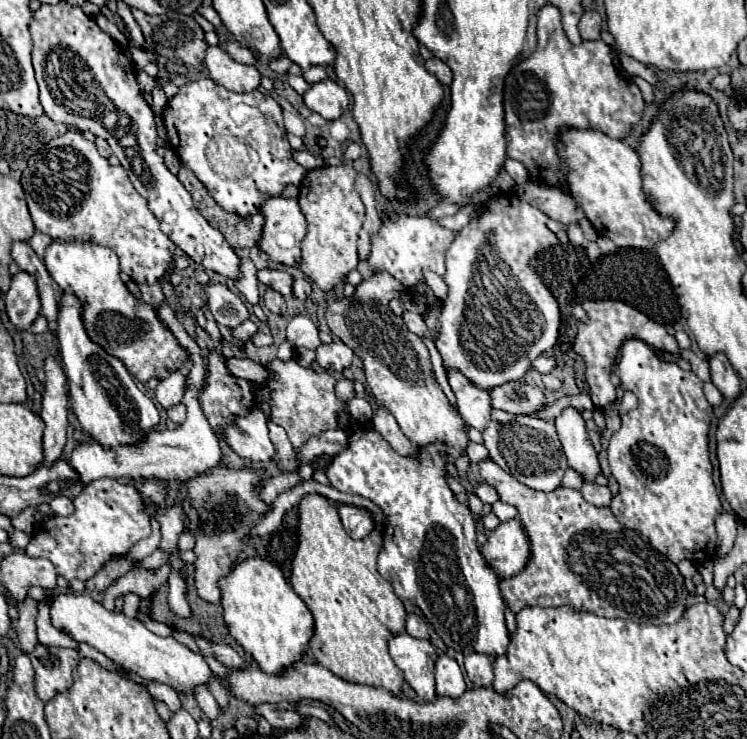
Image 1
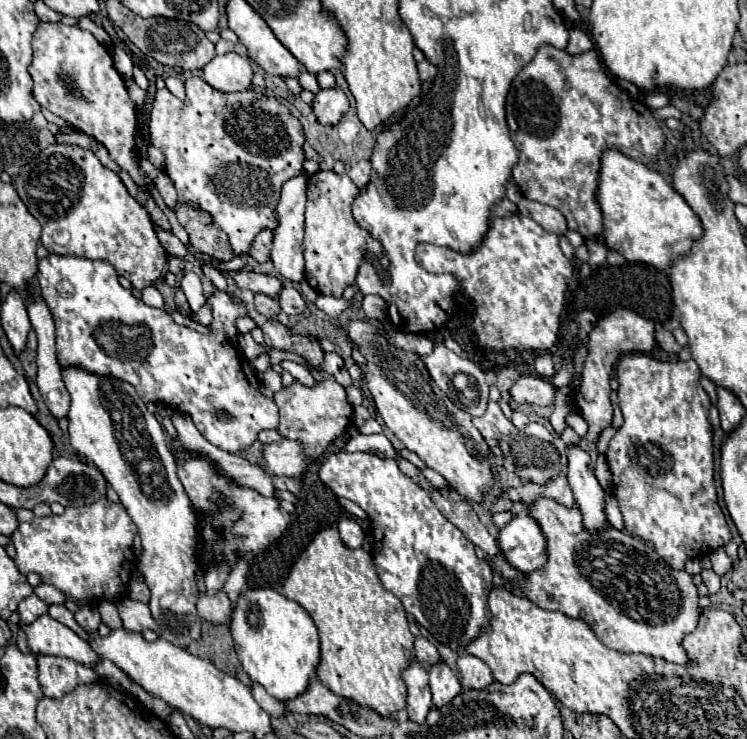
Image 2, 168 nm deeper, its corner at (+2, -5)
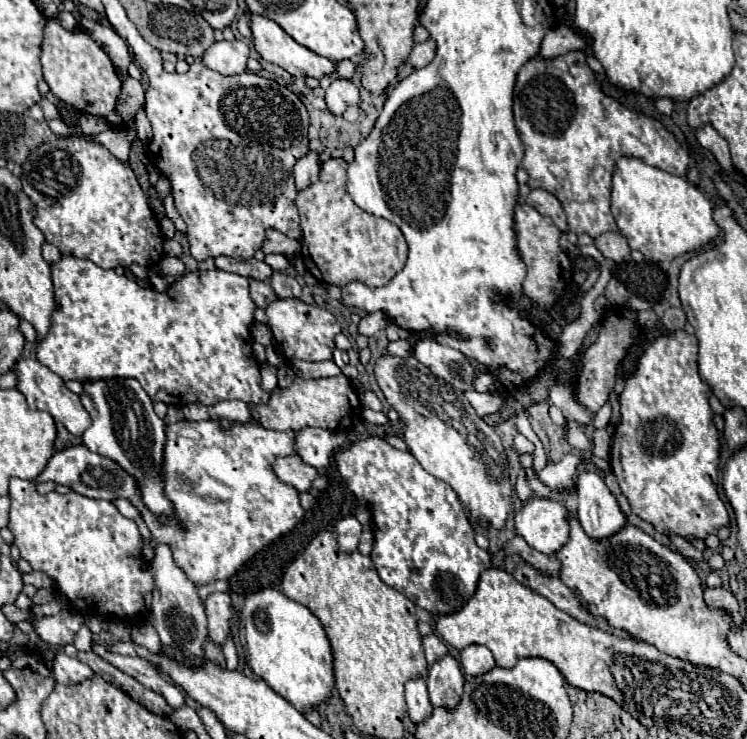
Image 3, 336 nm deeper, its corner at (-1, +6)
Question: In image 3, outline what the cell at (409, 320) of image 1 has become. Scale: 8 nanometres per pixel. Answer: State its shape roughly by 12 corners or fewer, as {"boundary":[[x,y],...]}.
{"boundary":[[432,338],[416,342],[414,356],[458,392],[472,390],[470,360]]}

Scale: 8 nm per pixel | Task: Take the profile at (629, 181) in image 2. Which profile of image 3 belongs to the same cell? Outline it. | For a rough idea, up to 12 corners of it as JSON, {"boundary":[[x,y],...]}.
{"boundary":[[620,158],[612,214],[632,250],[674,260],[712,242],[712,202]]}

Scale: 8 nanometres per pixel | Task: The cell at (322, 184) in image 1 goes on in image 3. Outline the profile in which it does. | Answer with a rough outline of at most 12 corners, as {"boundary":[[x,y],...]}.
{"boundary":[[344,158],[298,192],[300,256],[320,282],[384,286],[408,246],[354,204]]}

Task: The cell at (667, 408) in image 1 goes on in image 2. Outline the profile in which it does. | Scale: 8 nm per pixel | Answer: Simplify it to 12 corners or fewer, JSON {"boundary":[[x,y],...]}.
{"boundary":[[621,355],[605,453],[673,569],[731,539],[693,359]]}

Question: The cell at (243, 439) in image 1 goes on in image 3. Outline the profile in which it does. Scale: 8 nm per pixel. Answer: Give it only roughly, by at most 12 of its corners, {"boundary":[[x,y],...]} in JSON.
{"boundary":[[298,430],[296,452],[326,468],[348,442],[344,432]]}

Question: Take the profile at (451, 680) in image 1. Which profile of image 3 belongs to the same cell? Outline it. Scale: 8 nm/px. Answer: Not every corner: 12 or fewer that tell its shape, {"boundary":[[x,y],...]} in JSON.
{"boundary":[[450,654],[430,666],[432,706],[458,706],[464,676]]}

